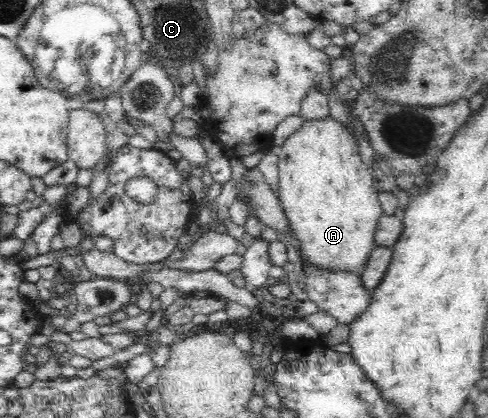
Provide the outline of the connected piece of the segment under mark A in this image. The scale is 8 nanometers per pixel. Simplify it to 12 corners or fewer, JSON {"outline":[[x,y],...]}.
{"outline":[[333,117],[278,156],[300,260],[361,275],[384,214],[372,166]]}

